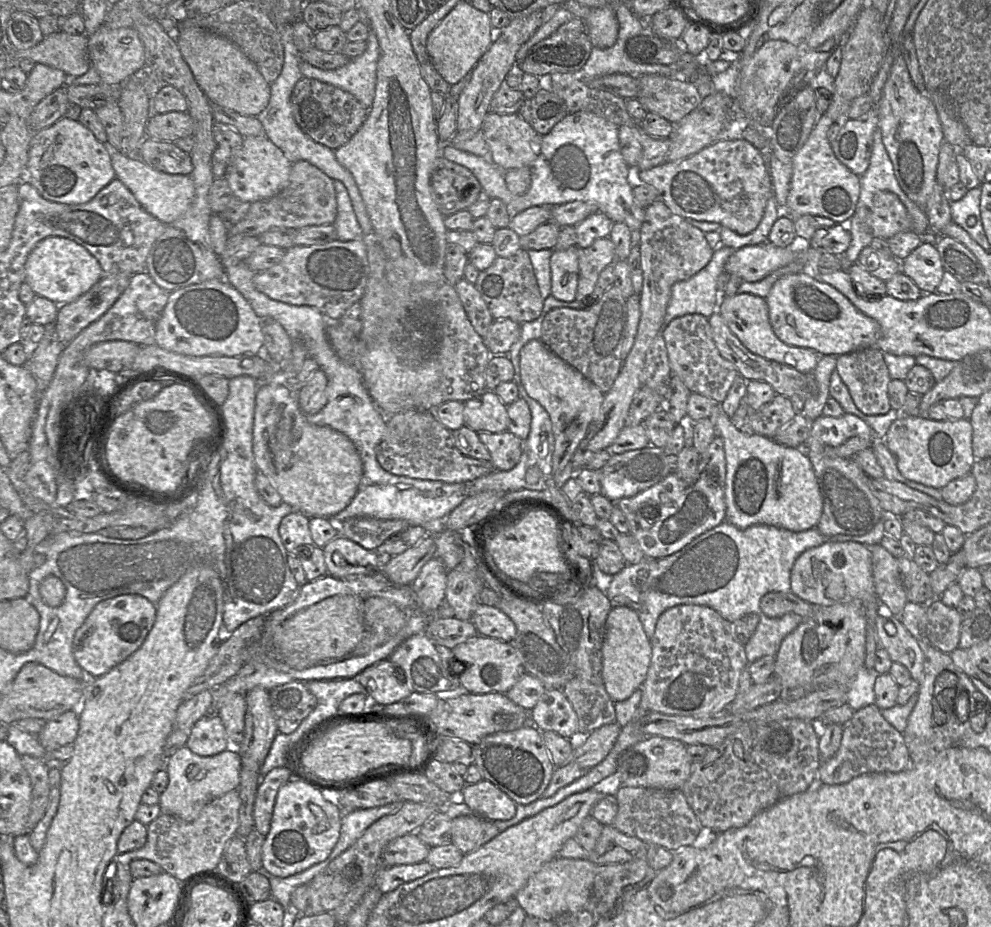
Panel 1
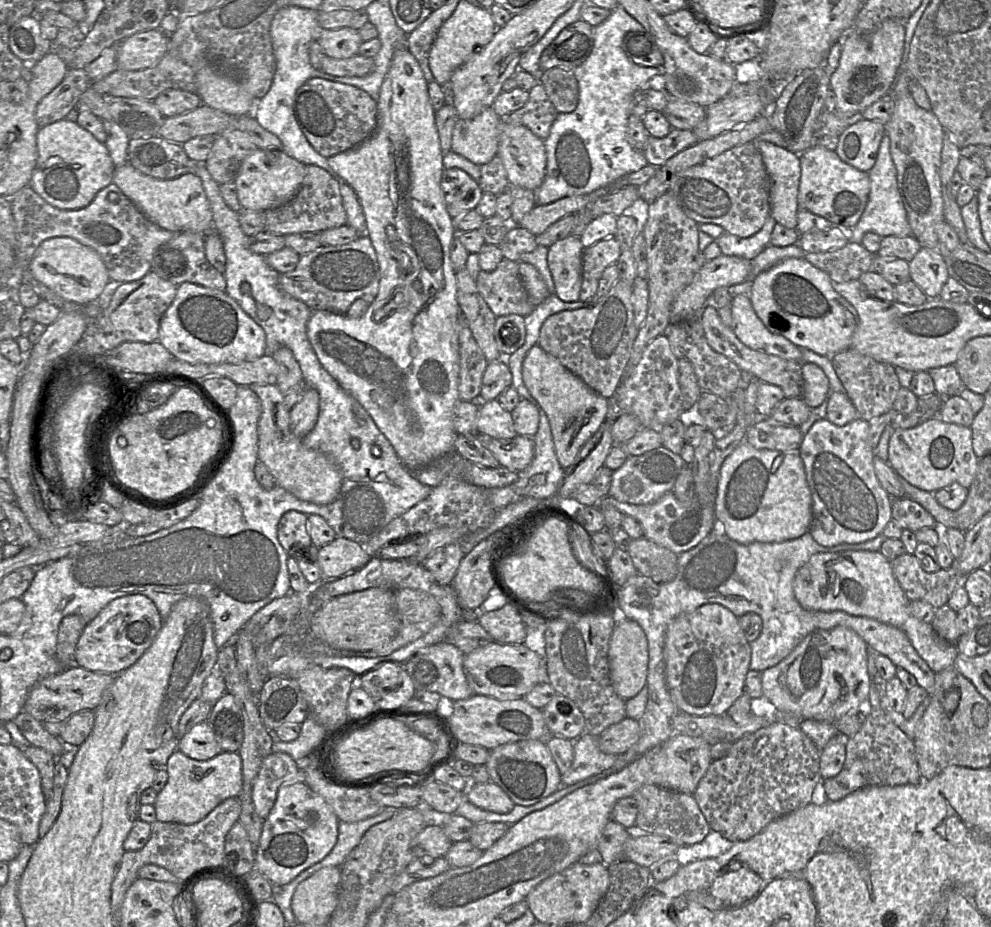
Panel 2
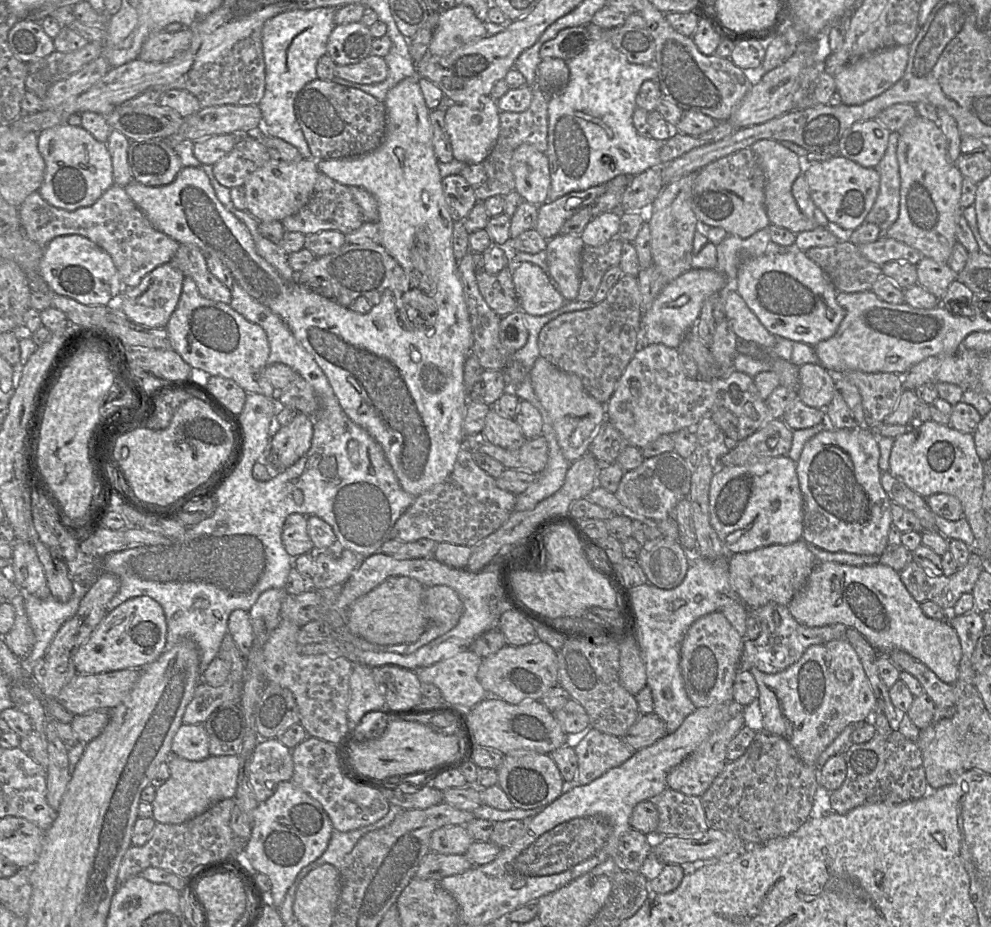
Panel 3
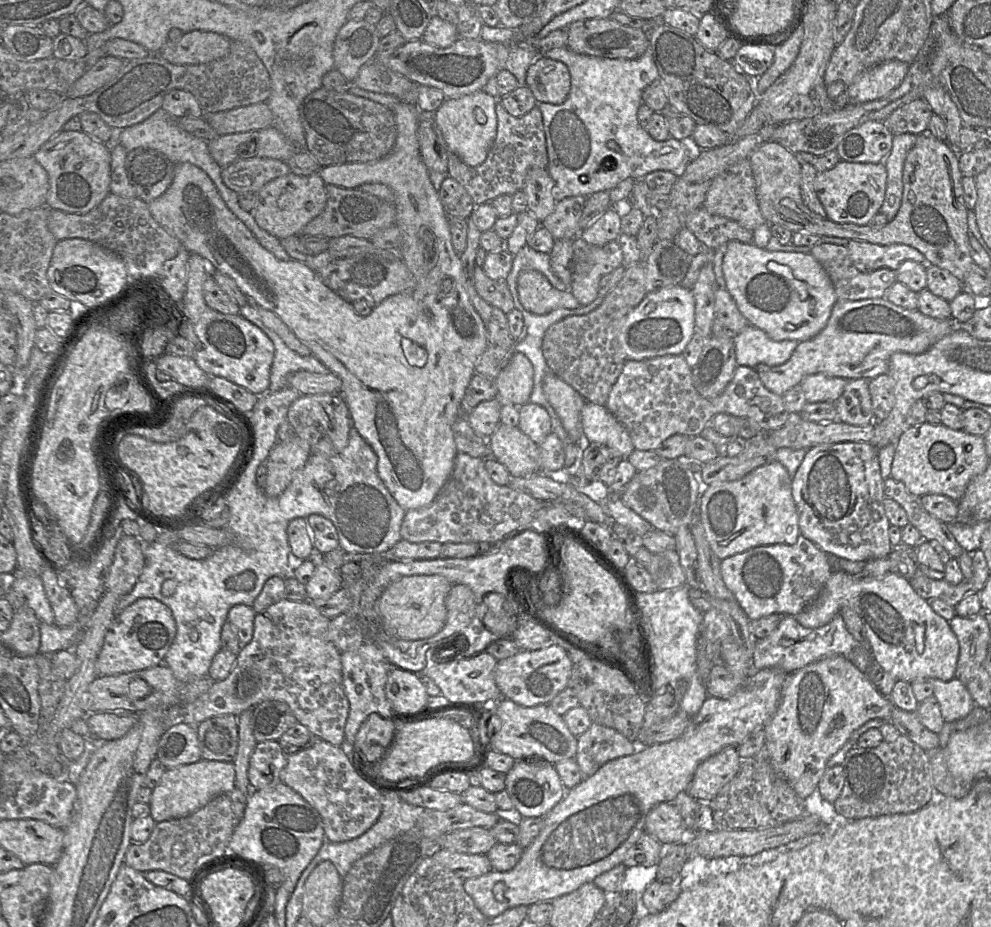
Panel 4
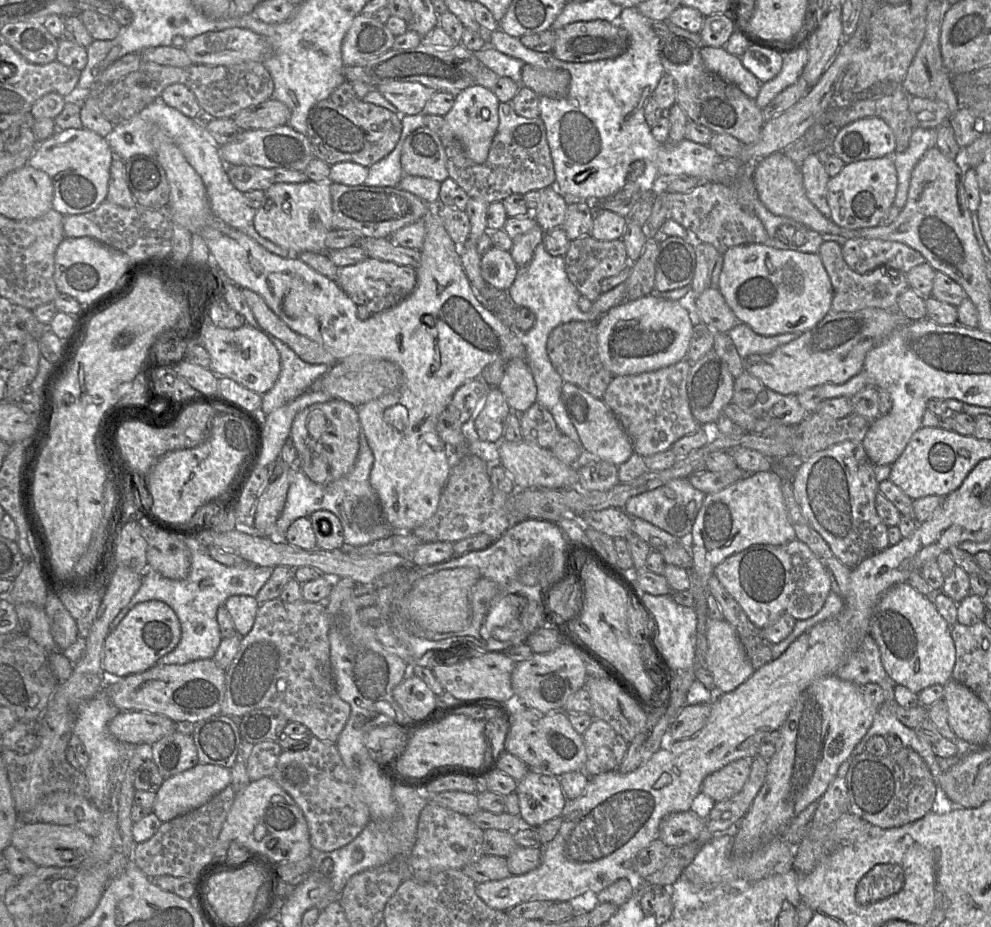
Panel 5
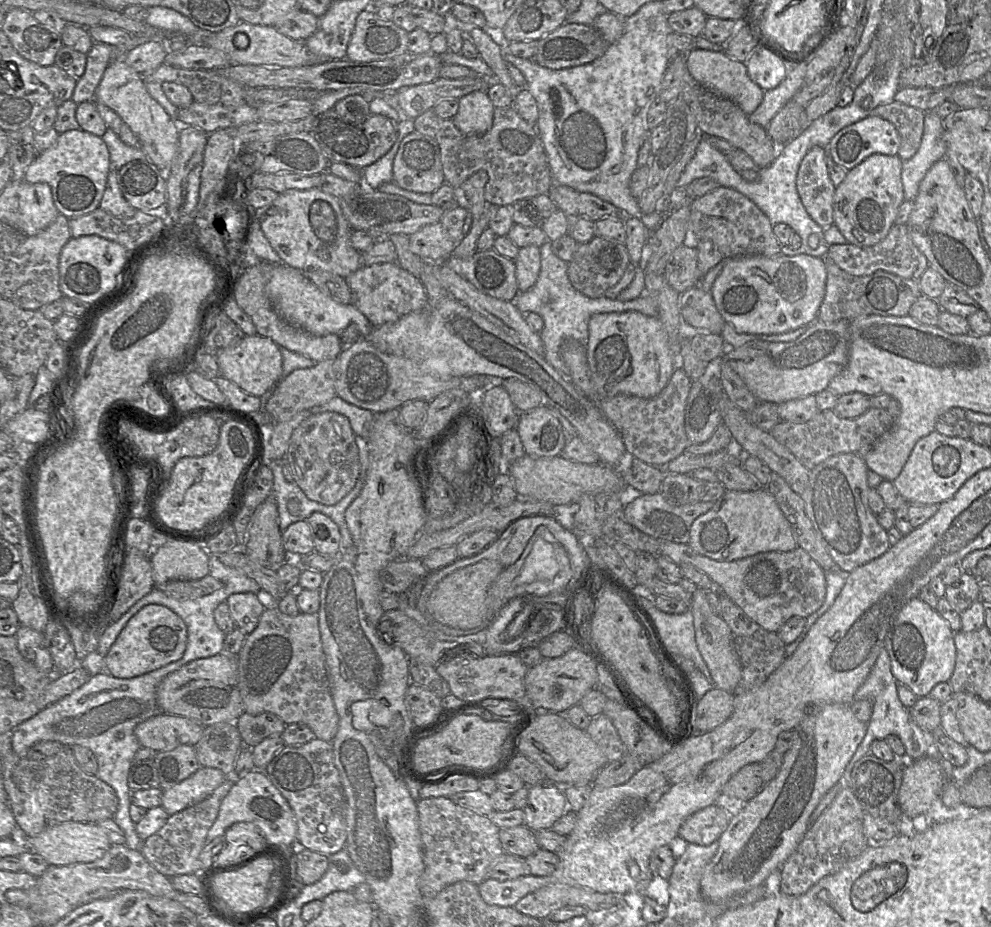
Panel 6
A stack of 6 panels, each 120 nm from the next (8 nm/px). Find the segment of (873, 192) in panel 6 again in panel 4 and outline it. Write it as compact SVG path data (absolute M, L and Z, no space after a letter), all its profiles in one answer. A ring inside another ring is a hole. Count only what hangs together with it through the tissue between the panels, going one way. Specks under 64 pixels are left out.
M840 160L830 170L818 173L814 188L828 220L838 224L869 225L879 213L886 192L887 170L884 163L853 163Z

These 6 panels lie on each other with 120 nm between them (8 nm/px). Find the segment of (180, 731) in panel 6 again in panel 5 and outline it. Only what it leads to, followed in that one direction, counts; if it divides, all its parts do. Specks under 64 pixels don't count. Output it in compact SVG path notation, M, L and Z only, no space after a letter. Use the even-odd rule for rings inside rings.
M120 711L108 724L109 732L120 742L152 745L176 730L169 717L145 711Z

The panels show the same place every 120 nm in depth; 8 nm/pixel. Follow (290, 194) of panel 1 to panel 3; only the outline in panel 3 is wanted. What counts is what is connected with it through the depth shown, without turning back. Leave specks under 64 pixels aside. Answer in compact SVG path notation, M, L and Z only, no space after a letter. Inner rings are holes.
M320 172L308 203L295 214L284 218L281 223L287 232L299 232L308 235L332 230L346 235L360 228L364 219L361 208L349 187Z

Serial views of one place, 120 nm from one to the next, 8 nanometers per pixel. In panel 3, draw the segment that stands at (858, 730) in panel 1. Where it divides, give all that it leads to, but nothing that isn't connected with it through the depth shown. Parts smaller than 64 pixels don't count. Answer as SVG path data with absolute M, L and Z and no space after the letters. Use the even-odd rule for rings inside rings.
M897 731L877 733L865 743L852 743L844 754L846 777L842 785L830 792L834 812L844 815L852 809L874 803L900 804L926 796L929 786L923 765L922 751L916 742Z

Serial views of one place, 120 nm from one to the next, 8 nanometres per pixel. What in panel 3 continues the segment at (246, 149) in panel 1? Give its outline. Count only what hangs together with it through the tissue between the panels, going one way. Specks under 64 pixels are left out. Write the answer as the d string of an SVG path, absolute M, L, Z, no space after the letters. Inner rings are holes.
M271 159L250 174L245 183L247 209L250 216L260 222L282 221L304 207L314 190L319 176L317 161L301 159L298 162L285 162Z

